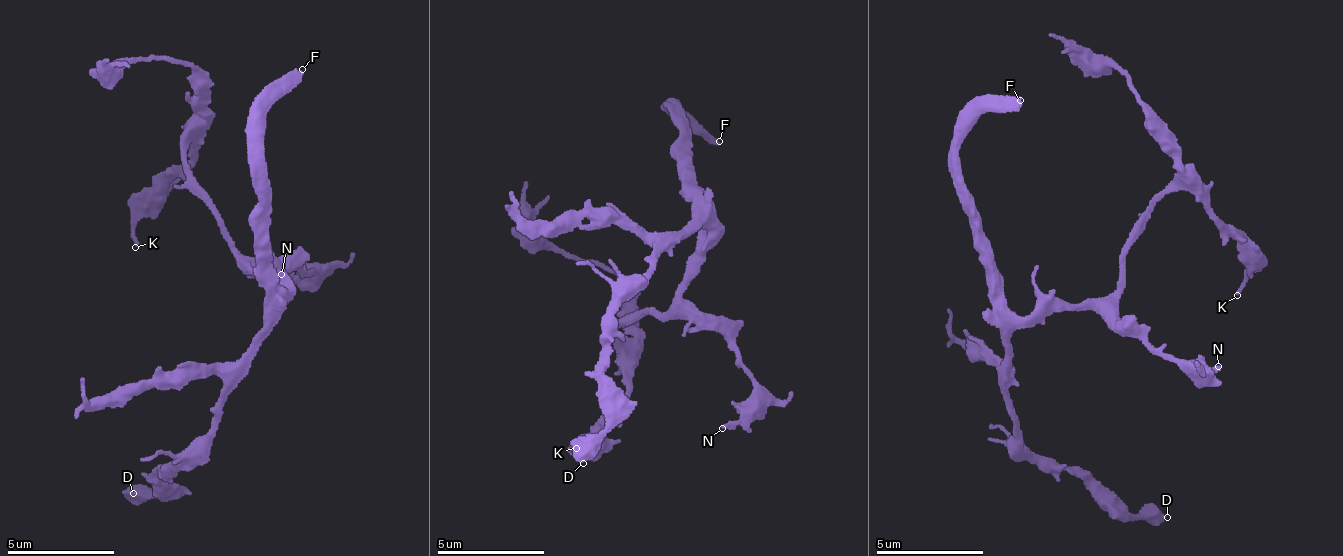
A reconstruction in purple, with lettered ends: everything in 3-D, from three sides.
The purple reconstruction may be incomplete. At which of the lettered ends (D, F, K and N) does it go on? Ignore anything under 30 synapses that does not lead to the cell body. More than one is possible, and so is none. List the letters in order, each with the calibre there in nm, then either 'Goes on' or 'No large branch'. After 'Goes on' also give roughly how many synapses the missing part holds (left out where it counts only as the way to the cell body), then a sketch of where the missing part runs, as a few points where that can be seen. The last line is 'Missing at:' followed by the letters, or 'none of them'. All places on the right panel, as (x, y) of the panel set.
D: Thickness 600 nm. No large branch
F: Thickness 360 nm. Goes on. Roughly 200 synapses
K: Thickness 140 nm. No large branch
N: Thickness 180 nm. No large branch
Missing at: F

